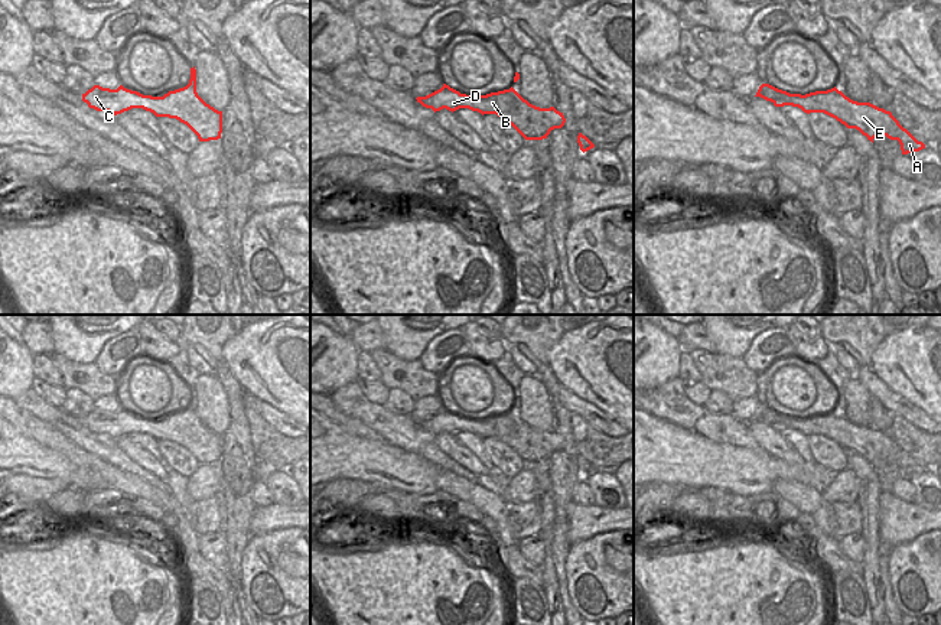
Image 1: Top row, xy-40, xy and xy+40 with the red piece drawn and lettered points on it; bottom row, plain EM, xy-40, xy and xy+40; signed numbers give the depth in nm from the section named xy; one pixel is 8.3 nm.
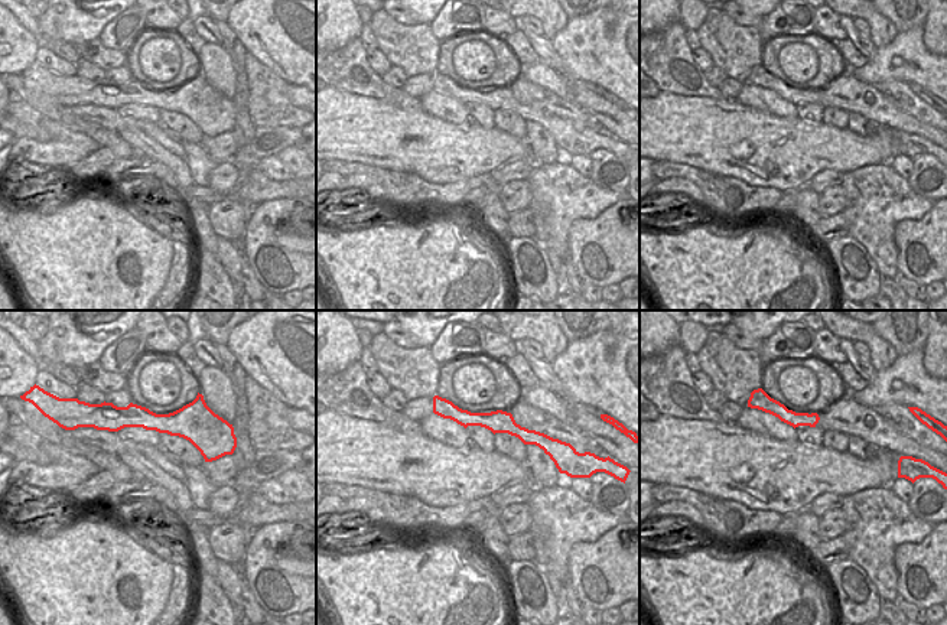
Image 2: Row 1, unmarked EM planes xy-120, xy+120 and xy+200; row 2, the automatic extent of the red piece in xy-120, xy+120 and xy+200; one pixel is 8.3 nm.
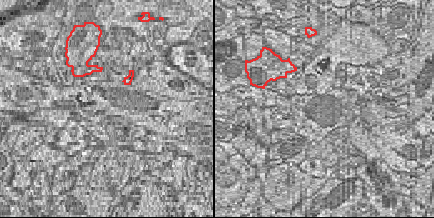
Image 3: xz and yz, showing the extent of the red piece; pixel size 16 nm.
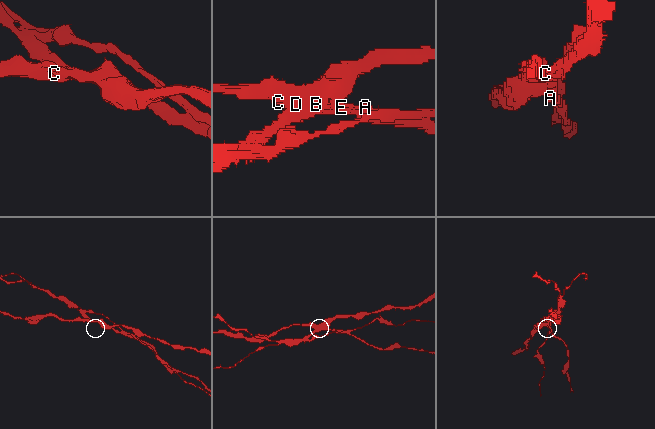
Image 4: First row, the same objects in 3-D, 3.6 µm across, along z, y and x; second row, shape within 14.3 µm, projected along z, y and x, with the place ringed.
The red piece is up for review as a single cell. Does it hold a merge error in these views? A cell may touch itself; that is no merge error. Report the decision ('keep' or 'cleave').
cleave

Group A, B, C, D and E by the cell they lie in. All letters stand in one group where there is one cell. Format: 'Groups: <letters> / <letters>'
Groups: A E / B C D.

